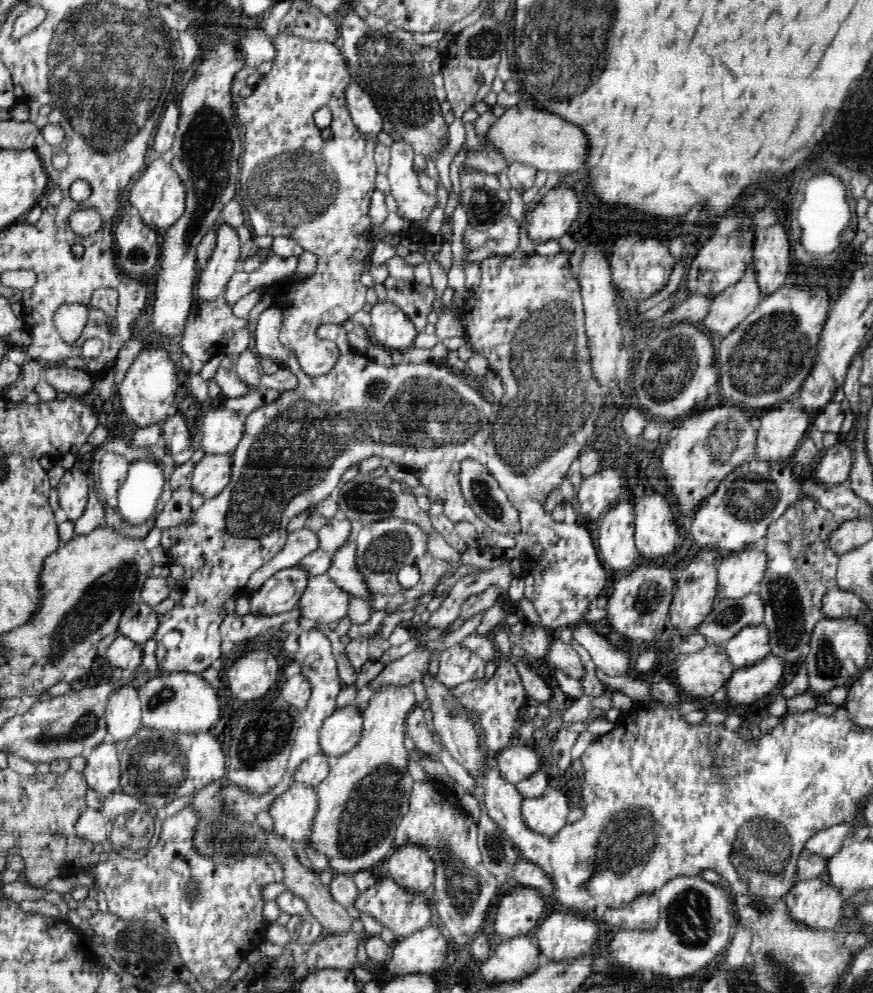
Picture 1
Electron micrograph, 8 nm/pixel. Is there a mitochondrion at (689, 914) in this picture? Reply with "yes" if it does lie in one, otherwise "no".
yes

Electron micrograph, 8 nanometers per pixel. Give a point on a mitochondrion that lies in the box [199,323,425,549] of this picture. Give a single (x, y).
(367, 497)

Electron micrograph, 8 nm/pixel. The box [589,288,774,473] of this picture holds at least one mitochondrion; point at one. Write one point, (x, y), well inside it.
(665, 375)

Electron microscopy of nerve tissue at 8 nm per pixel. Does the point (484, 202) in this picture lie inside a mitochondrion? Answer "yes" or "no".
yes

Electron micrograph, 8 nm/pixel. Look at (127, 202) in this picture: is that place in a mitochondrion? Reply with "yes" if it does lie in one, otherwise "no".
no

